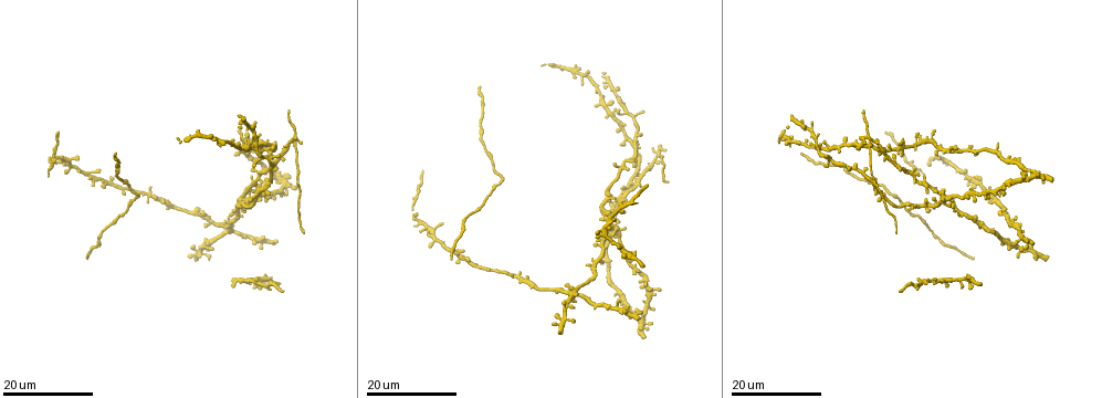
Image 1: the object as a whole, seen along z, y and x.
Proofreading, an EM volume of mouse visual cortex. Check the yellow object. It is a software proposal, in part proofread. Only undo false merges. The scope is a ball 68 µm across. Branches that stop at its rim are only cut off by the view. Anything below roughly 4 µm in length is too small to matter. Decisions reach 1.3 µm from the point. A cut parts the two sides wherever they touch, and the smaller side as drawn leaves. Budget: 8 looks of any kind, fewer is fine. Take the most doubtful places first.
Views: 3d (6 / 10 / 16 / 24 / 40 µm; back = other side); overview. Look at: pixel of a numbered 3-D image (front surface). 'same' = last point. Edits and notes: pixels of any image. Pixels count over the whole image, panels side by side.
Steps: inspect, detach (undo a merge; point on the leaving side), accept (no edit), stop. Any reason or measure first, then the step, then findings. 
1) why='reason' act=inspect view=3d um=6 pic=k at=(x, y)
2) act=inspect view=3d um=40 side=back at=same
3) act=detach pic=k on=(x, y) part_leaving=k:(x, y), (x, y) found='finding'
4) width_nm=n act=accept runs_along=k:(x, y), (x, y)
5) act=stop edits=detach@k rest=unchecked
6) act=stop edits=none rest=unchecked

act=inspect view=3d um=16 pic=1 at=(868, 142)

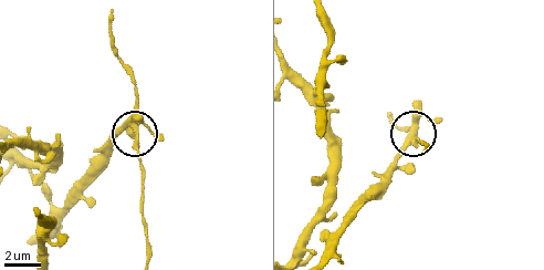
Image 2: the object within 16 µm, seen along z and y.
act=inspect view=3d um=10 at=same

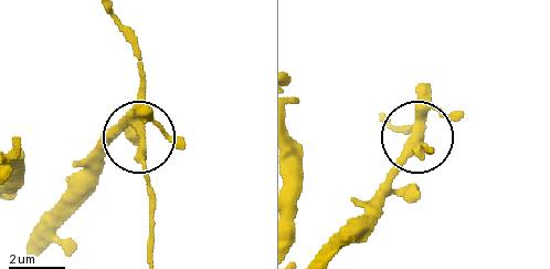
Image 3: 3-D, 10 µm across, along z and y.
side_arm_um=7 act=detach pic=3 on=(140, 158) found='a second neuron is stuck on'

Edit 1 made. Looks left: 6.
act=inspect view=3d um=16 pic=1 at=(941, 192)

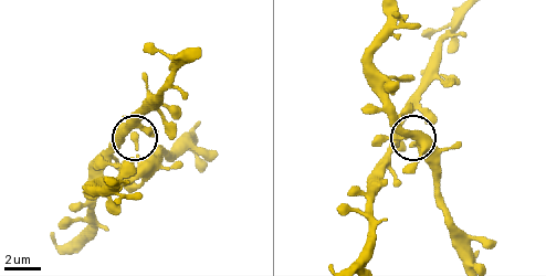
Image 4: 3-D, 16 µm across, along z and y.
act=inspect view=3d um=6 pic=4 at=(409, 146)

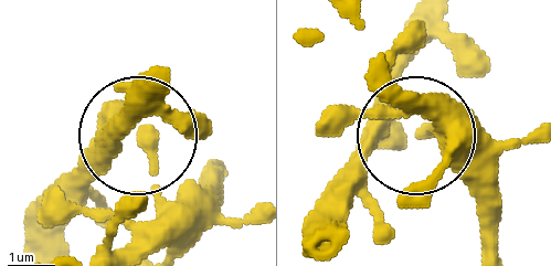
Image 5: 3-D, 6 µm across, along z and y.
act=accept found='all the same neuron'

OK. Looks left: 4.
why='branch point' act=inspect view=3d um=24 pic=1 at=(253, 238)

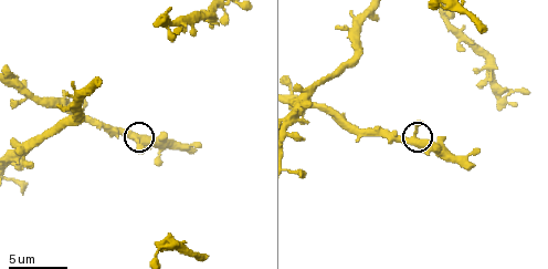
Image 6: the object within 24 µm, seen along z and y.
act=inspect view=3d um=6 pic=6 at=(134, 137)

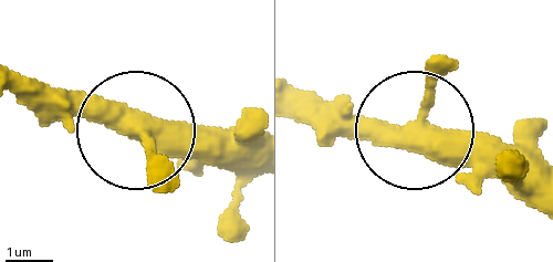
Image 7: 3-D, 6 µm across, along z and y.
width_nm=350 act=accept found='one neuron here'

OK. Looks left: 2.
act=inspect view=3d um=6 pic=6 at=(30, 96)

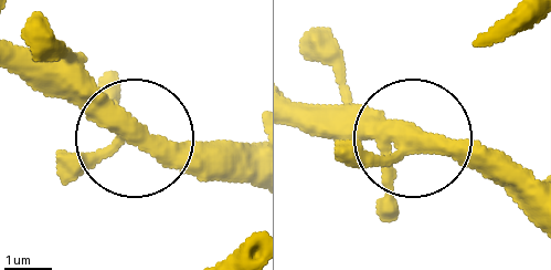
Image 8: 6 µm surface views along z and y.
why='other side' act=inspect view=3d um=6 side=back pic=8 at=(141, 134)

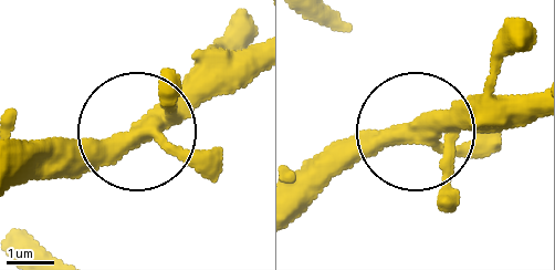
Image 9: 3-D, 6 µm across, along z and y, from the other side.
width_nm=350 act=accept found='one neuron here'

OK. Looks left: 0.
act=stop edits=detach@3 rest=unchecked

